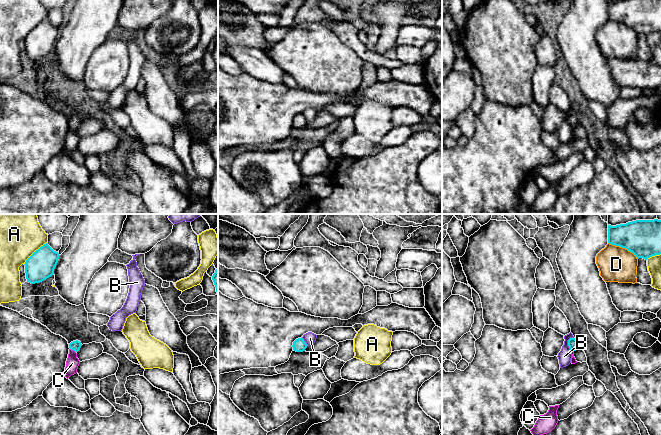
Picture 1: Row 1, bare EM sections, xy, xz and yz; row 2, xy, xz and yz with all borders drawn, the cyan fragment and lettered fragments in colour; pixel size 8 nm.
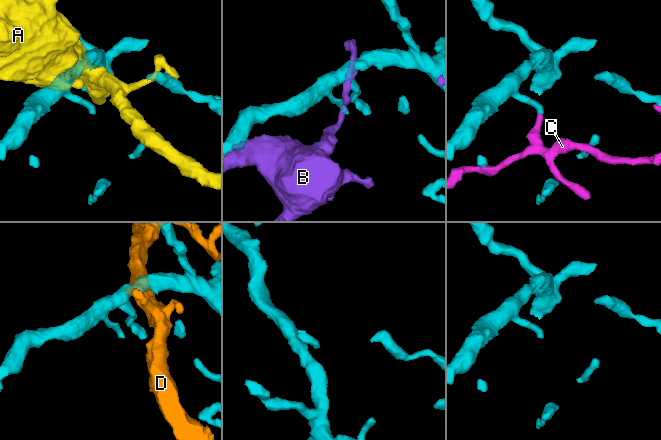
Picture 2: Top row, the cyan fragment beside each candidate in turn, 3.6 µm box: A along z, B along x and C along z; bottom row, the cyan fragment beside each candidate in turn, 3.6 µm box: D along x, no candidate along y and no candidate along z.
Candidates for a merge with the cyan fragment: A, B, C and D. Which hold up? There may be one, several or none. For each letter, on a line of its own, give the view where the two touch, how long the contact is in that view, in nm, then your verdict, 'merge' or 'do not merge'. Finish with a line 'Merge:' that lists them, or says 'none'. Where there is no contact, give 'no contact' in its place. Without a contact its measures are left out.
A: xy | 260 nm | do not merge
B: yz | 110 nm | do not merge
C: xy | 60 nm | merge
D: yz | 280 nm | do not merge
Merge: C

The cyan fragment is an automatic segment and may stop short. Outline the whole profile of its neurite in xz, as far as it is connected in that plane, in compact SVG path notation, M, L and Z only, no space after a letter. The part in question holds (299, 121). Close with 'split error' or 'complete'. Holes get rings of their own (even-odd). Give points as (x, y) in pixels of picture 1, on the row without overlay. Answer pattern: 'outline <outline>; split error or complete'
outline M301 113L301 114L298 114L296 115L294 118L293 118L293 126L296 127L296 128L303 128L305 127L305 125L307 124L307 120L306 118L304 117L304 115Z; complete

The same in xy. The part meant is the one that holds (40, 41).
outline M48 19L36 26L24 40L27 58L40 59L51 53L59 32L59 29L54 27Z; complete

